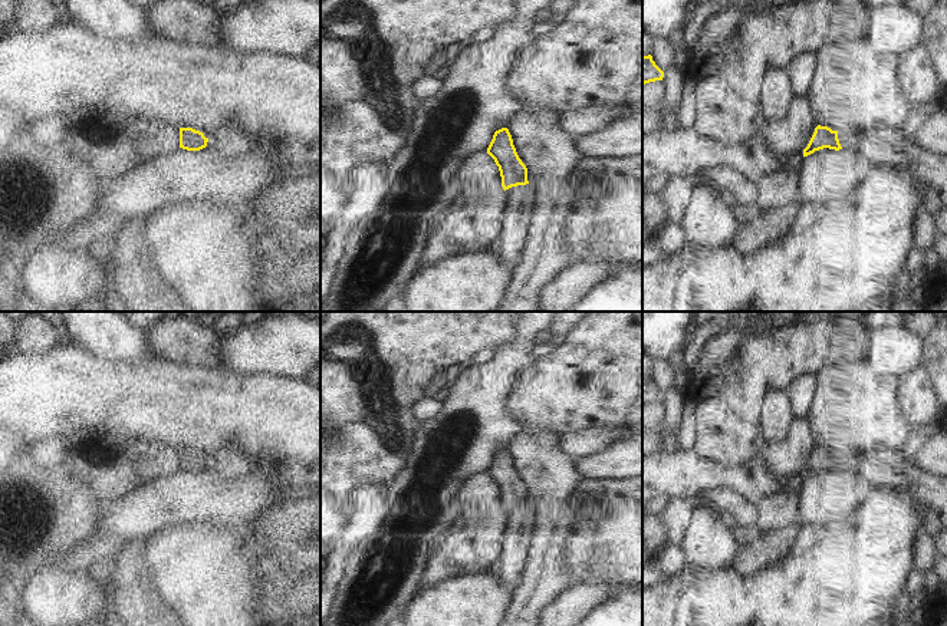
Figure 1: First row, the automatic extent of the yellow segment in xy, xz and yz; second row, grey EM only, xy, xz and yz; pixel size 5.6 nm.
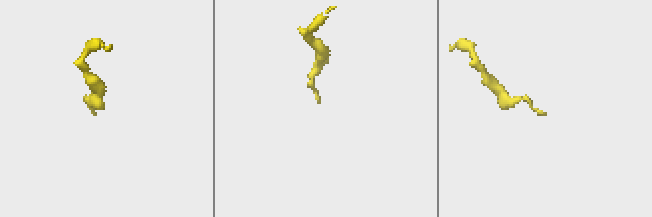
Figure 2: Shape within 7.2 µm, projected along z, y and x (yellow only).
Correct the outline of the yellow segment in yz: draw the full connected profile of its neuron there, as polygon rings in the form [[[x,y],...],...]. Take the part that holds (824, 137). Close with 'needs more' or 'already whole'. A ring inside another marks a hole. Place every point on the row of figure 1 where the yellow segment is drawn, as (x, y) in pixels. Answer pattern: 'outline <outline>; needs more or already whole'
outline [[[818,125],[803,149],[803,156],[823,148],[859,151],[872,167],[908,169],[933,185],[943,200],[943,208],[947,208],[947,156],[938,156],[917,146],[905,131],[881,125],[869,131],[844,128],[838,132]]]; needs more

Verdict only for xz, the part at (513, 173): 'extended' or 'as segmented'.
extended

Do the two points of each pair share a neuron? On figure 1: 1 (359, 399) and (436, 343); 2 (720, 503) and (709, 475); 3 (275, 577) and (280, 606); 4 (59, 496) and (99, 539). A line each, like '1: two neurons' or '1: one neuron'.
1: one neuron
2: two neurons
3: one neuron
4: two neurons

